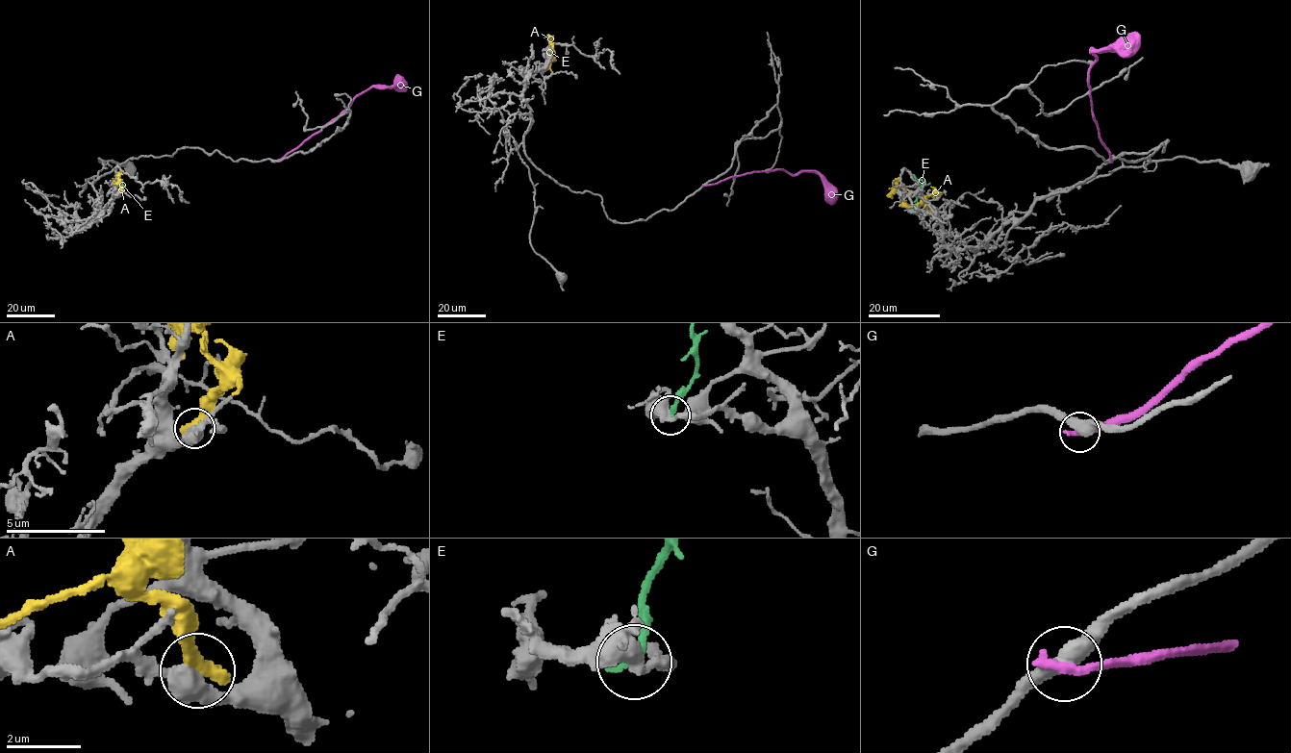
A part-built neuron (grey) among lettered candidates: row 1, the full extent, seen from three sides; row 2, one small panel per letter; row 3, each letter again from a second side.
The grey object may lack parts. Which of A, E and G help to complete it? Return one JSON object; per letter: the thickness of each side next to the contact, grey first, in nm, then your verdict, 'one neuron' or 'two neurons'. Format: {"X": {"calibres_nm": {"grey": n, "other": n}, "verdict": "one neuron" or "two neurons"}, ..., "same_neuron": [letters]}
{"A": {"calibres_nm": {"grey": 500, "other": 400}, "verdict": "two neurons"}, "E": {"calibres_nm": {"grey": 440, "other": 280}, "verdict": "two neurons"}, "G": {"calibres_nm": {"grey": 440, "other": 320}, "verdict": "two neurons"}, "same_neuron": []}

